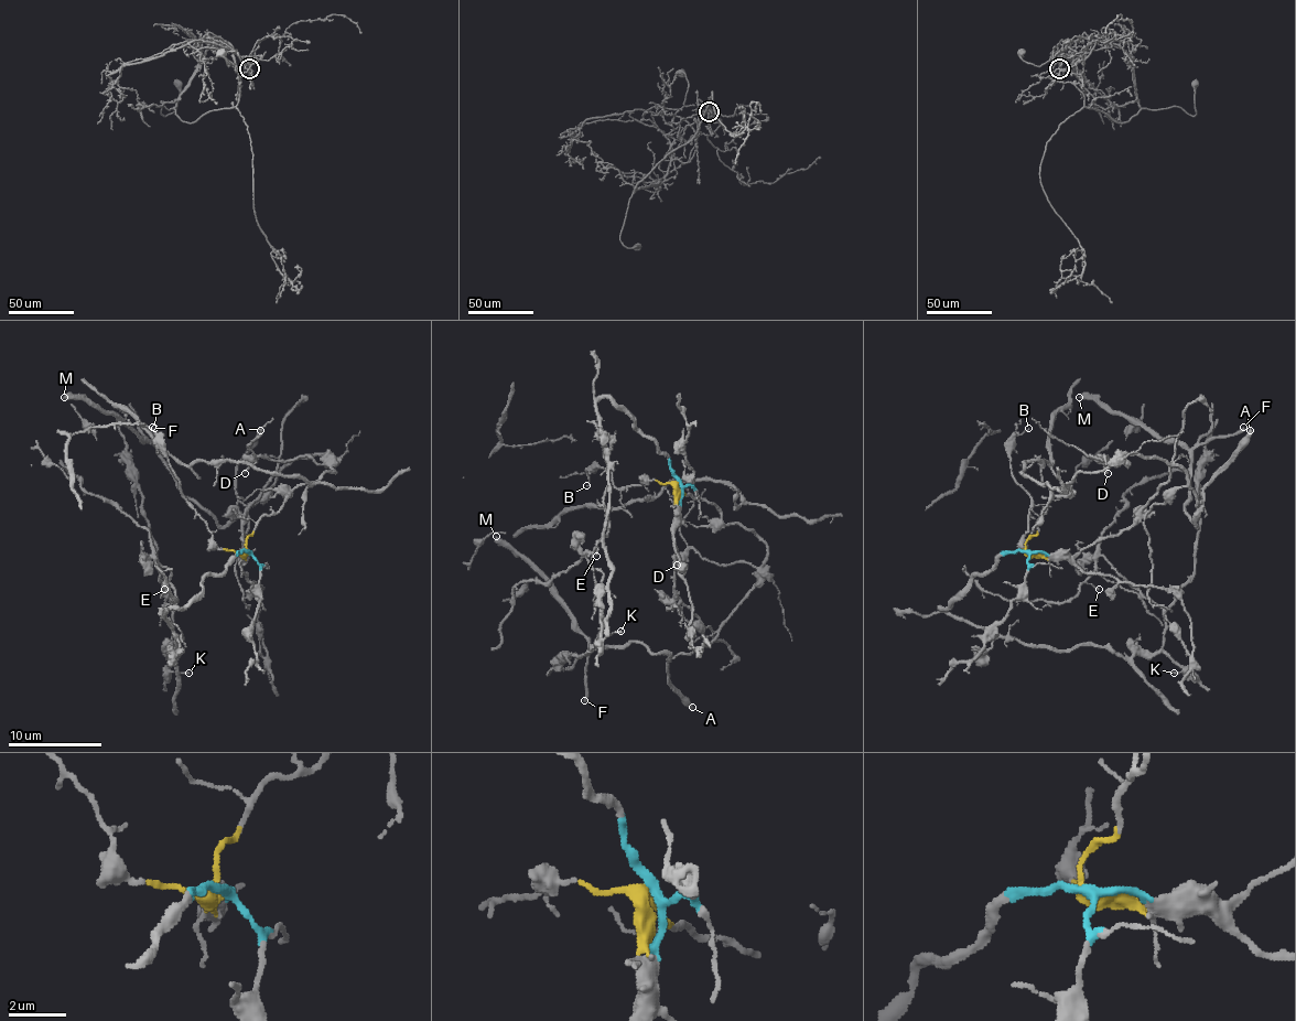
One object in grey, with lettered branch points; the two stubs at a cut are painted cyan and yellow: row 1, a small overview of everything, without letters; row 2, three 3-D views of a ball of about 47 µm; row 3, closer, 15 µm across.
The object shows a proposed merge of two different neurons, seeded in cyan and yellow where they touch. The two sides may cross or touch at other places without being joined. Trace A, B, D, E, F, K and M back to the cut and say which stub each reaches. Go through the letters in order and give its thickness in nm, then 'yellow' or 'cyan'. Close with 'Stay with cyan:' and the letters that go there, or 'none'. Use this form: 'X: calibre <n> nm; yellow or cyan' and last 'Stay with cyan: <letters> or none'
A: calibre 320 nm; yellow
B: calibre 110 nm; yellow
D: calibre 160 nm; yellow
E: calibre 120 nm; cyan
F: calibre 280 nm; yellow
K: calibre 160 nm; cyan
M: calibre 400 nm; yellow
Stay with cyan: E, K

